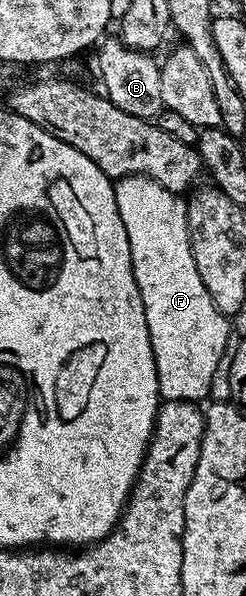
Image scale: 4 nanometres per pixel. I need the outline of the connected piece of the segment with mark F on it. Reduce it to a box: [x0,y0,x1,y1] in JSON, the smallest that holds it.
[113,174,230,403]

